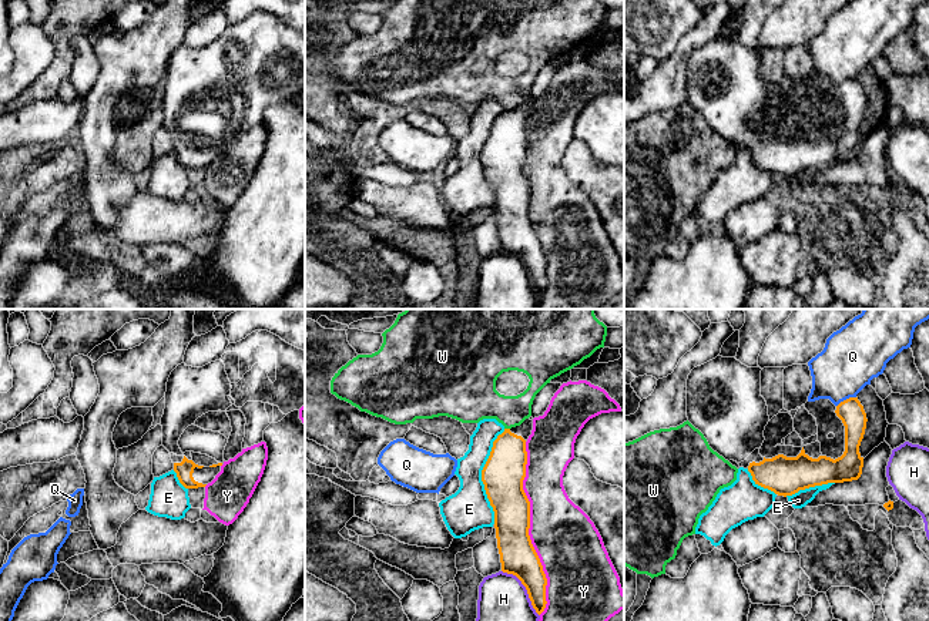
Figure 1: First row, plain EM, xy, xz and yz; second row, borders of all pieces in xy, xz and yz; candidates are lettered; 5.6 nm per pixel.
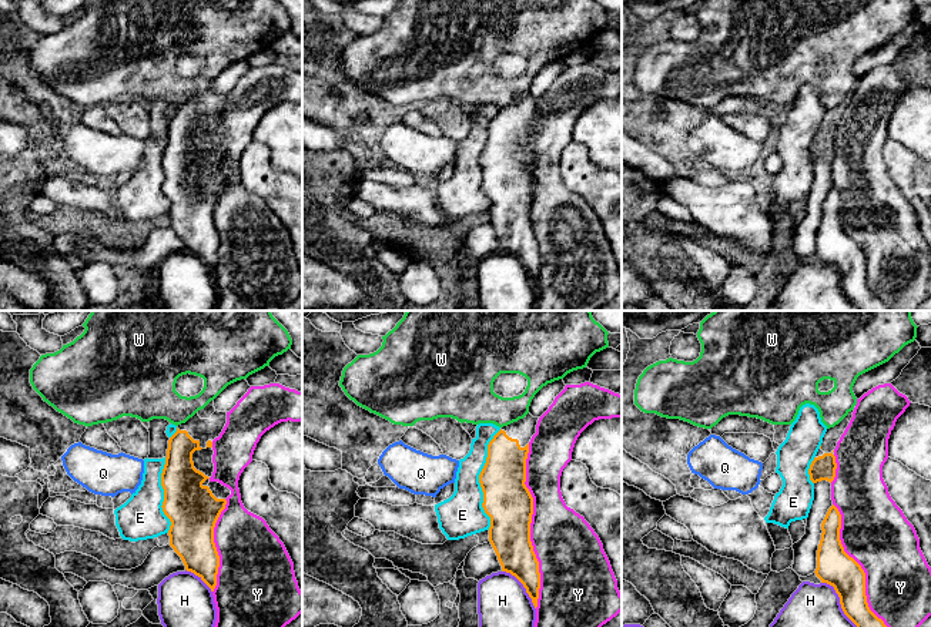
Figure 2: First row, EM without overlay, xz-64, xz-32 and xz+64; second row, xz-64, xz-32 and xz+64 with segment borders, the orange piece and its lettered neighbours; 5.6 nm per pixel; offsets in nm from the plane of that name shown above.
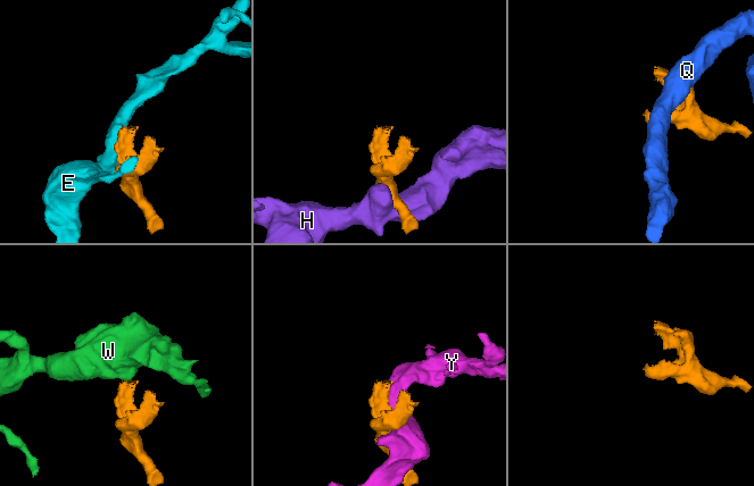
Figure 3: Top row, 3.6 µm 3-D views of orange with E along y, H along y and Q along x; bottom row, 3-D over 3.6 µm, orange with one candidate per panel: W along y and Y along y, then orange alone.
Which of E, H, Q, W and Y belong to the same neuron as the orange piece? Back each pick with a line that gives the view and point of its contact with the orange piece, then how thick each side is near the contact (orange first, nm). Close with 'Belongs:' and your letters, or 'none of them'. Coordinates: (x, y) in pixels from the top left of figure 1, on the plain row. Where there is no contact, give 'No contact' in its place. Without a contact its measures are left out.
Belongs: none of them

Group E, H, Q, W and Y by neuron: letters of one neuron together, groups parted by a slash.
E / H / Q / W / Y

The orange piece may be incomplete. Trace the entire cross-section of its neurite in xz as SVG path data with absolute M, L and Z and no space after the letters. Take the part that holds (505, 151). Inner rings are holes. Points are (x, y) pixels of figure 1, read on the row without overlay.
M526 100L520 107L504 110L497 117L482 151L482 162L494 192L502 252L521 262L540 296L547 285L547 259L529 216L530 182L523 171L526 122L531 111L533 100Z

